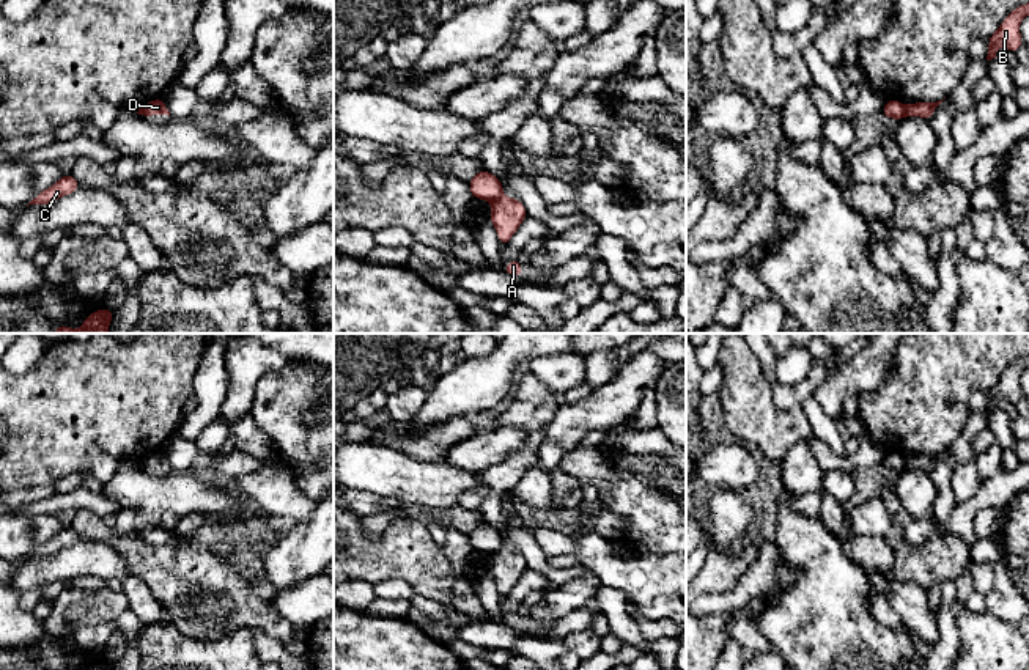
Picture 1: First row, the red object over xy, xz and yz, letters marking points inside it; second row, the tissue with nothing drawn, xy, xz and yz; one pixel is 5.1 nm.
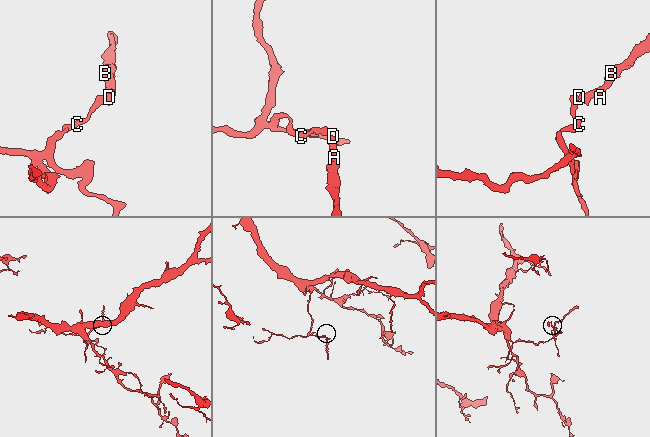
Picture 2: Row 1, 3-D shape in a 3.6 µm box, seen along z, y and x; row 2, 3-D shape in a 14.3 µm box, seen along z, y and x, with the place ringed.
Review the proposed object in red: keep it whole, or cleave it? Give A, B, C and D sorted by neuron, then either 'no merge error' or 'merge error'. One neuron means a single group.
groups A B D / C; merge error

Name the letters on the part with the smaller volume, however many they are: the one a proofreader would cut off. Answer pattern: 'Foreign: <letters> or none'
Foreign: A, B, D

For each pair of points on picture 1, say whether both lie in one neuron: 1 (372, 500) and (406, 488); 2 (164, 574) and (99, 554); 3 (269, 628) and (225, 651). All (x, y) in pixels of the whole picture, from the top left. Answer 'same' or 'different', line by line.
1: different
2: different
3: different

